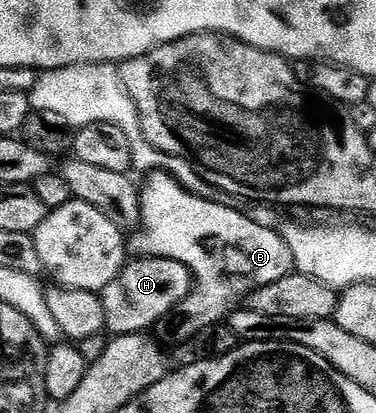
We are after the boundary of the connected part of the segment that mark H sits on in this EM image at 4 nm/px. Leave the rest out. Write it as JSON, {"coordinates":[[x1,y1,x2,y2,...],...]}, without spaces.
{"coordinates":[[150,255,143,259,129,259,118,278,103,290,104,327,113,337,147,333,159,320,167,321,194,290,192,272,182,262]]}

